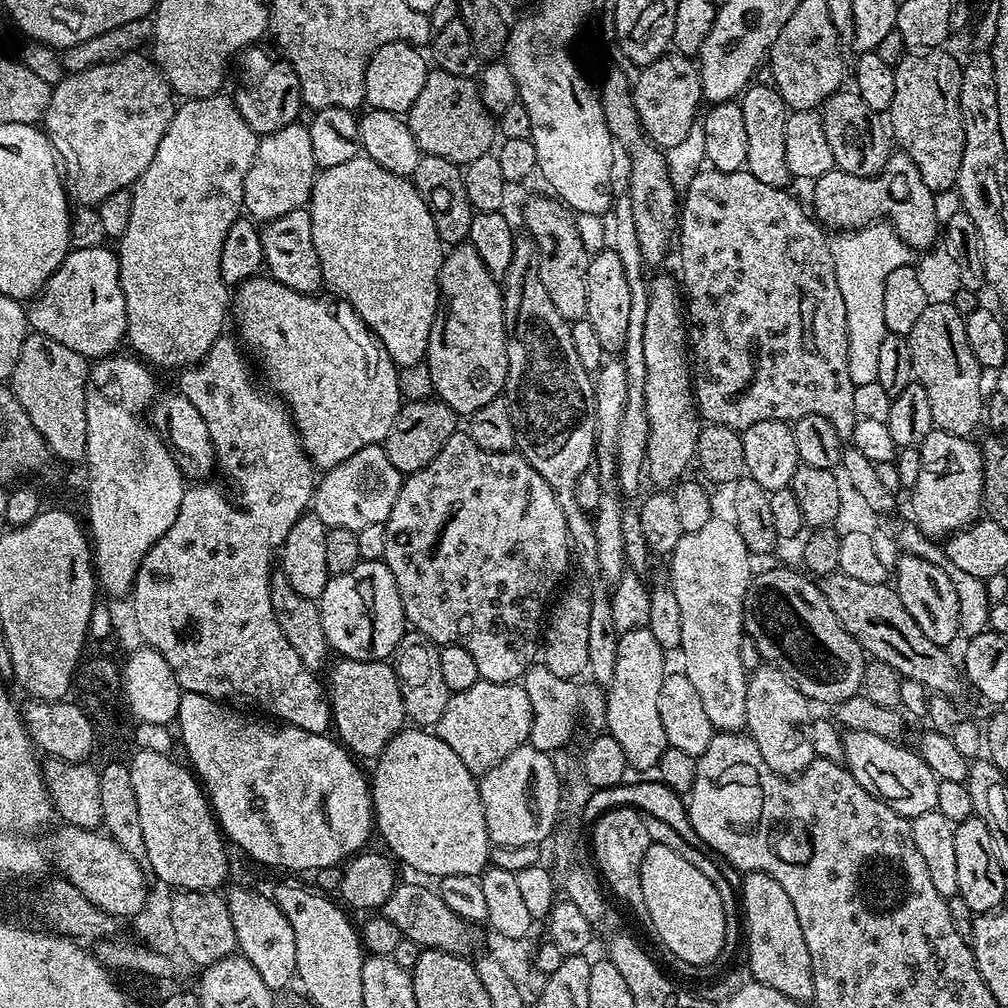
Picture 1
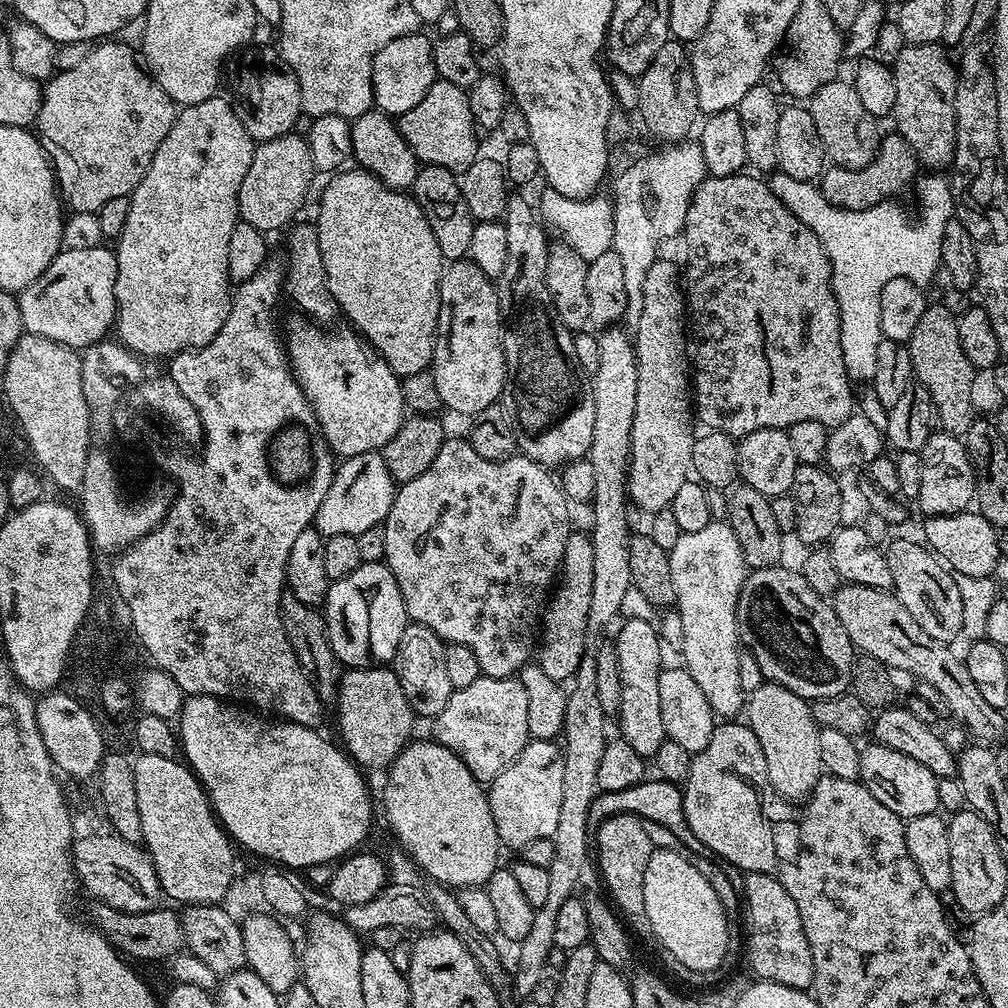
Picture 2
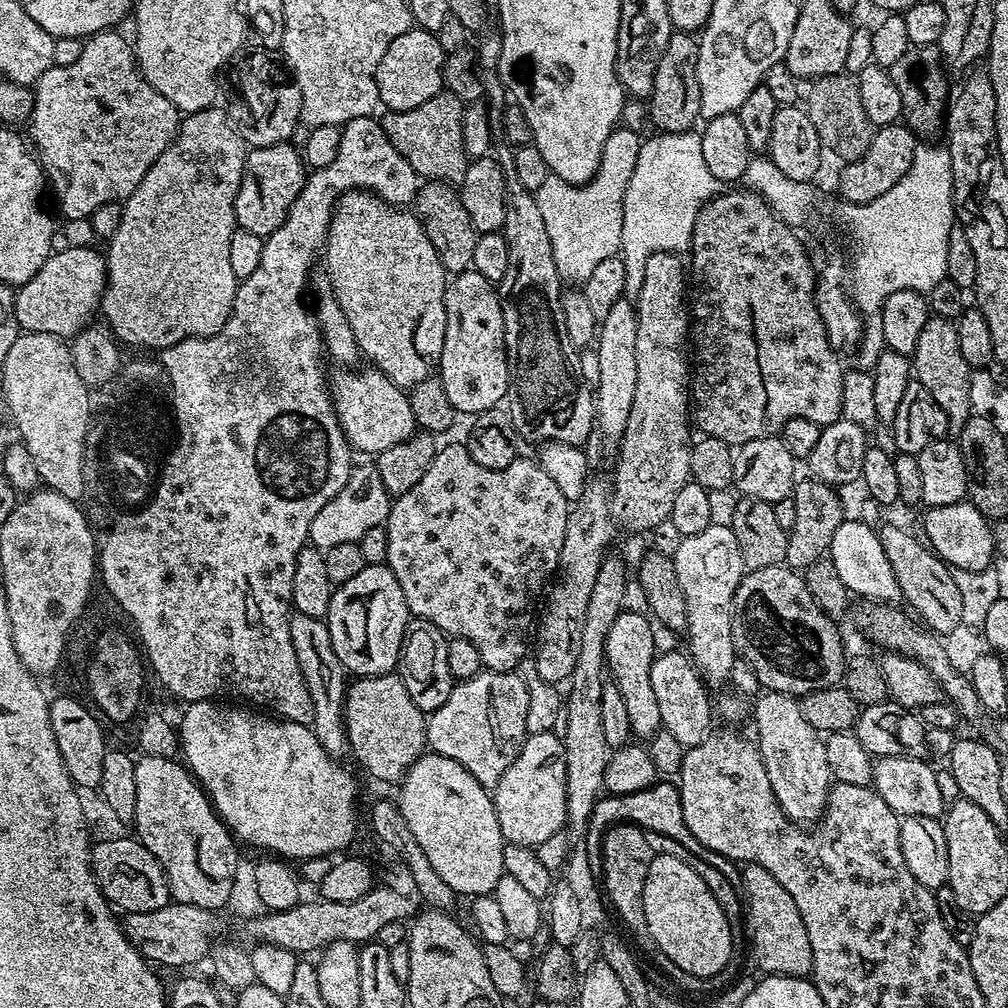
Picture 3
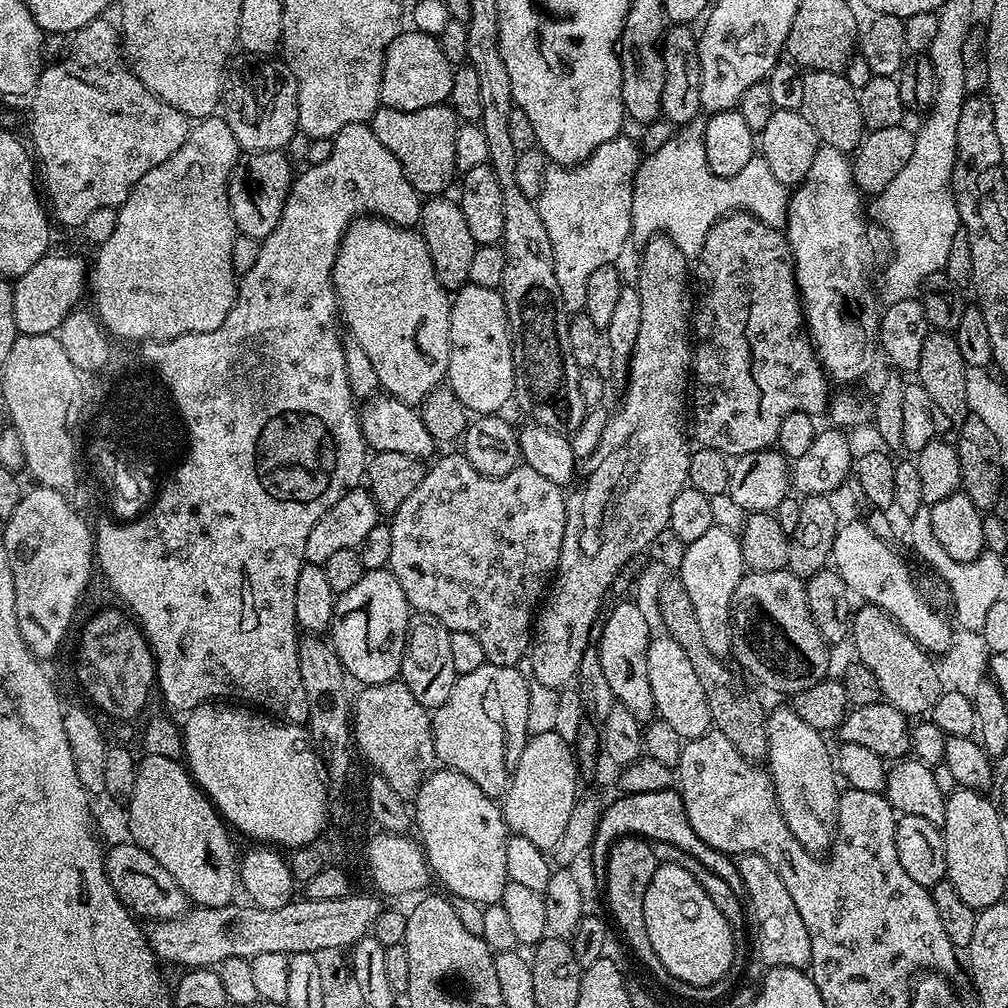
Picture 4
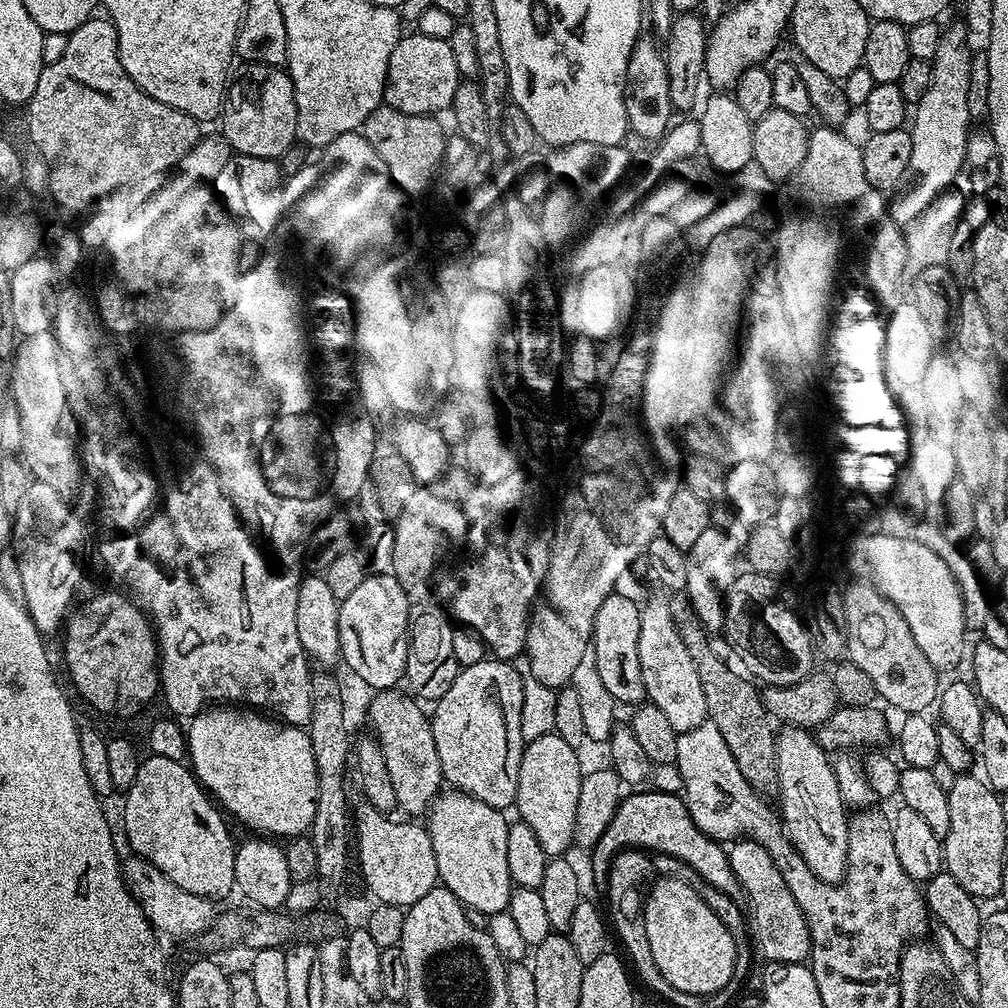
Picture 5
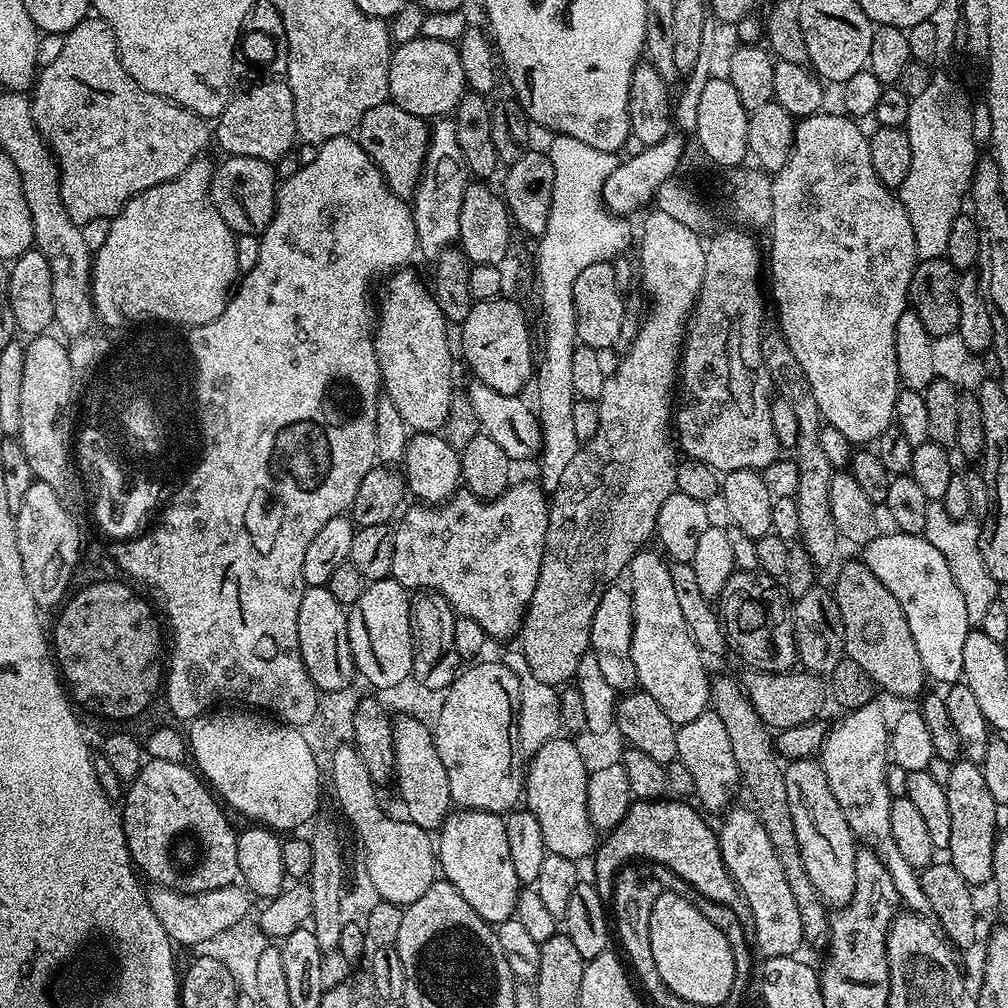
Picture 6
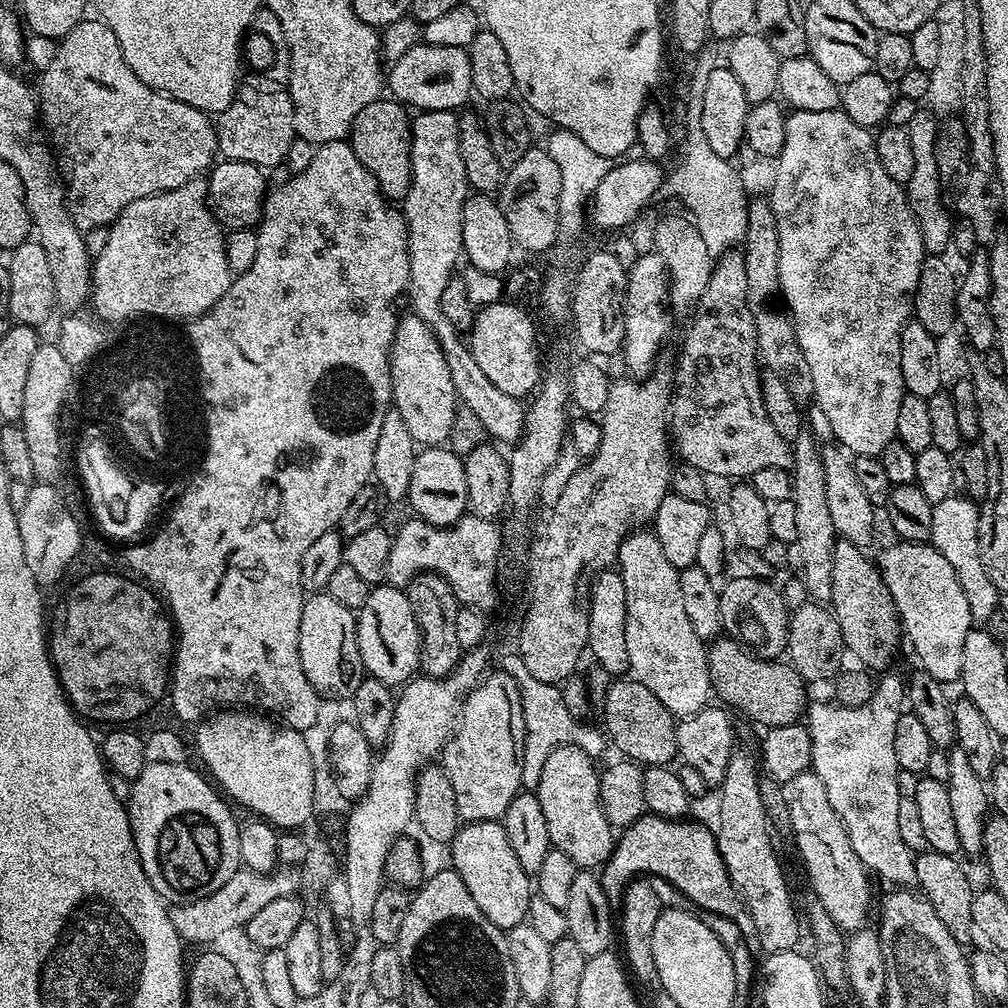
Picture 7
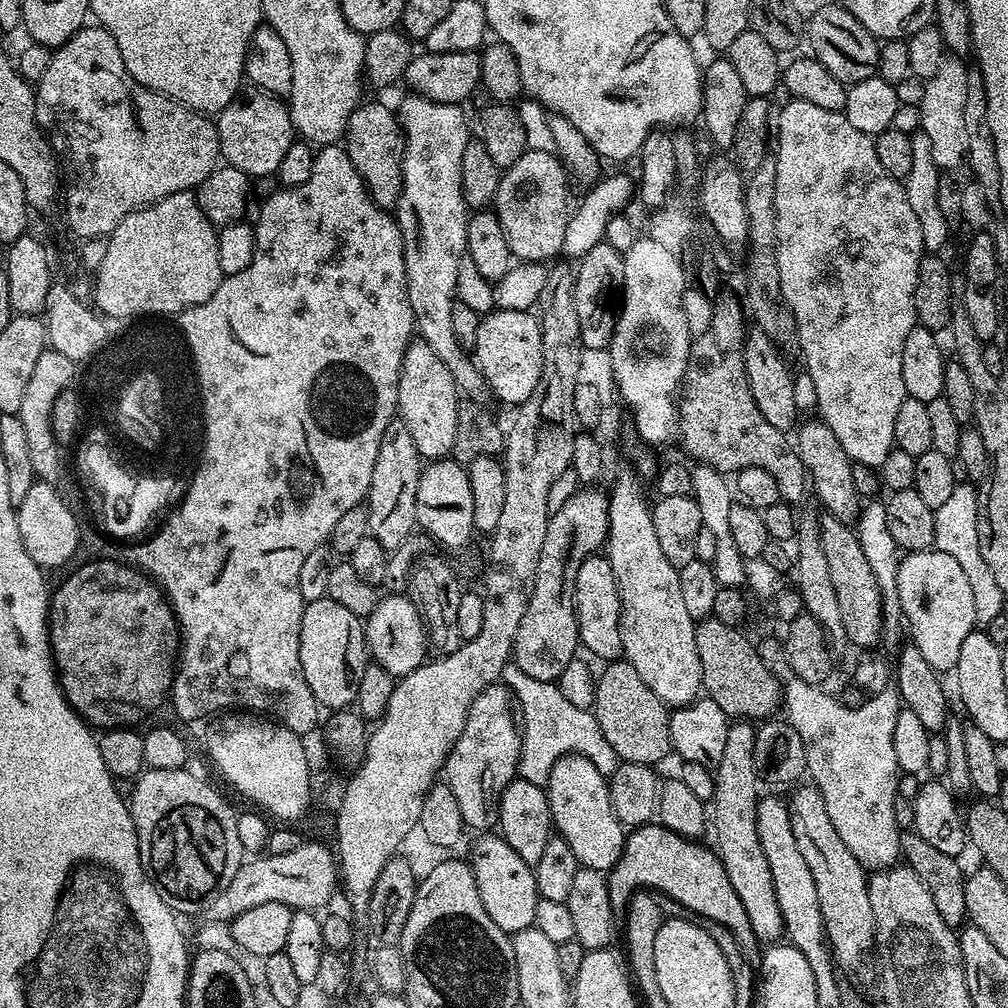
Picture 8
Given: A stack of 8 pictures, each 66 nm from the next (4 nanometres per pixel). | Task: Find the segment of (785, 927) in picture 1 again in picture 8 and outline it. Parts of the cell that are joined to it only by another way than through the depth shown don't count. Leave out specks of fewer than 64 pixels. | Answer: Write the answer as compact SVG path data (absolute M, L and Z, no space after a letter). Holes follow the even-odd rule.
M748 722L728 725L726 747L722 750L722 758L714 765L716 785L710 801L710 832L716 835L714 851L726 870L726 878L730 878L730 886L738 890L738 898L742 898L742 906L746 906L746 918L750 918L754 934L761 942L776 942L784 936L784 923L782 910L778 910L778 894L774 894L774 878L770 878L770 864L766 862L766 854L762 854L762 842L758 842L758 775L752 753L756 731Z

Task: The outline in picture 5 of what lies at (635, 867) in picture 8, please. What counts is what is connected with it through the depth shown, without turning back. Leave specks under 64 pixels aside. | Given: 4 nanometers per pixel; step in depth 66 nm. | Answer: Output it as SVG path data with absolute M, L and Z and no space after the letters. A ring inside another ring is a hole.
M655 790L633 792L636 792L633 796L625 795L621 799L614 818L610 818L610 826L602 830L602 838L598 838L598 842L590 850L593 882L600 886L607 885L612 859L625 848L638 848L649 854L661 852L670 858L686 862L686 866L694 866L694 870L698 870L698 874L702 874L702 878L706 878L710 886L743 905L746 900L744 888L734 870L730 870L725 845L721 841L711 840L706 833L698 830L694 818L690 818L690 810L684 803L683 795L675 796Z

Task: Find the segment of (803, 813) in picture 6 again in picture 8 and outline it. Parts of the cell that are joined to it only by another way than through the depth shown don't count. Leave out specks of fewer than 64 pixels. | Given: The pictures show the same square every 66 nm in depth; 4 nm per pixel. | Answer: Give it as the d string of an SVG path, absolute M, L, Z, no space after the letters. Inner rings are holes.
M815 786L800 788L787 801L790 822L794 830L794 842L814 874L814 886L818 889L818 906L824 919L826 943L832 949L835 963L845 973L856 972L873 955L876 946L876 923L874 910L870 910L868 893L869 873L863 864L850 854L846 842L842 842L830 814L826 814L826 802Z

